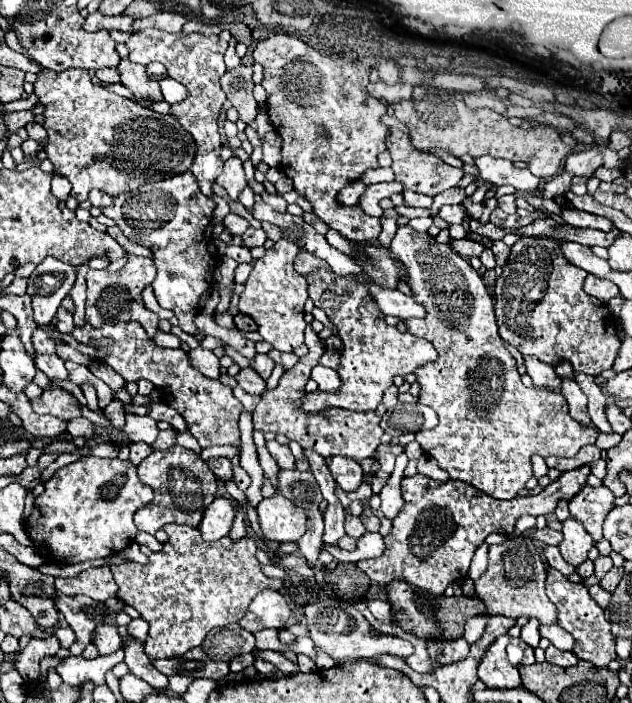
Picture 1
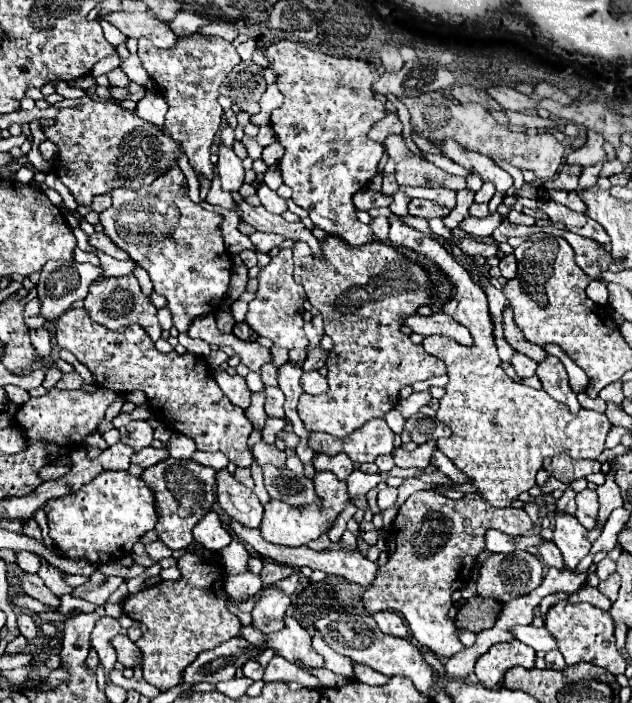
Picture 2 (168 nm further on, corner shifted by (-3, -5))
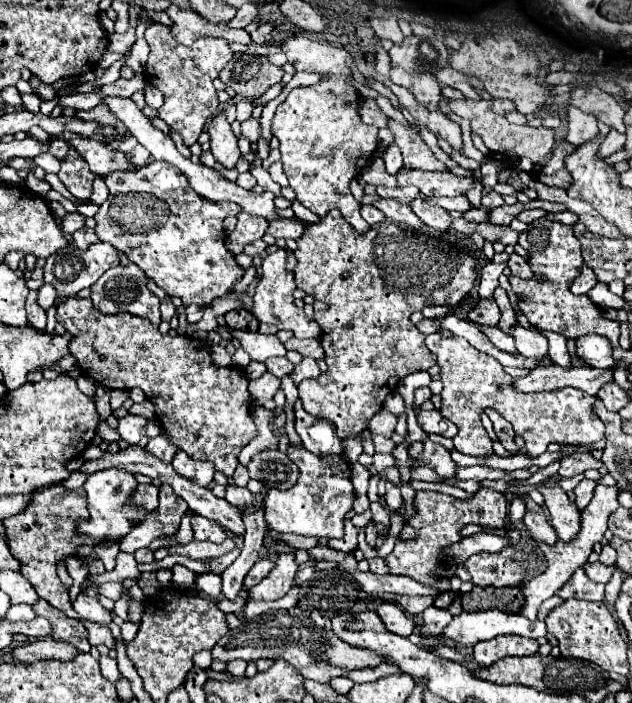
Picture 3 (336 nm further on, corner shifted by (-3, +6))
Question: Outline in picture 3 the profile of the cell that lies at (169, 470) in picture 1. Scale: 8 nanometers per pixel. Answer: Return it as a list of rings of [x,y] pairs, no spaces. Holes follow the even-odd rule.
[[[178,451],[176,457],[172,459],[172,465],[174,465],[176,473],[180,473],[182,477],[188,477],[190,481],[194,481],[202,487],[212,485],[212,475],[214,475],[212,461],[198,461],[198,459],[192,459],[188,453]]]

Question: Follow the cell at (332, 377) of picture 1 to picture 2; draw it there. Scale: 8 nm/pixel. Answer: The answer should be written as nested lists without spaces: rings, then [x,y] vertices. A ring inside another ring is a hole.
[[[304,372],[300,384],[306,394],[322,394],[328,390],[328,382],[320,372]]]

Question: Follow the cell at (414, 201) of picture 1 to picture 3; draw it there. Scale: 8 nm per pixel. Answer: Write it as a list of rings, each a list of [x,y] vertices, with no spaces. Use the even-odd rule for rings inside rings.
[[[458,195],[458,197],[424,197],[424,201],[430,203],[430,205],[438,205],[442,209],[446,209],[446,211],[464,213],[464,211],[470,209],[470,203],[468,203],[468,199],[464,195]]]

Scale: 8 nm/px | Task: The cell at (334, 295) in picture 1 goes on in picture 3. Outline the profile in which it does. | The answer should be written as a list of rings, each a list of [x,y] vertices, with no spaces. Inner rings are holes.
[[[332,209],[320,223],[306,225],[302,237],[296,239],[296,243],[298,249],[294,251],[294,277],[298,289],[306,291],[314,299],[328,303],[328,311],[314,313],[316,323],[320,323],[322,327],[322,347],[326,353],[328,370],[317,379],[304,379],[298,385],[300,399],[304,409],[312,417],[332,421],[336,435],[340,439],[346,439],[346,435],[362,433],[368,427],[368,421],[382,409],[386,395],[396,389],[394,385],[402,377],[416,371],[426,371],[436,365],[436,357],[424,345],[422,333],[410,323],[410,315],[424,307],[426,293],[428,303],[432,303],[430,299],[444,299],[444,305],[456,307],[474,285],[478,261],[474,253],[466,249],[466,243],[458,241],[450,233],[404,231],[394,223],[384,223],[370,229],[368,233],[358,233],[352,225],[344,221],[338,209]]]

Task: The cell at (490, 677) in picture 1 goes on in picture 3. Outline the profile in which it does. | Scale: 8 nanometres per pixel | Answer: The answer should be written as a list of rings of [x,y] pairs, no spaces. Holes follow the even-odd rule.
[[[498,635],[496,639],[478,641],[474,645],[474,661],[480,667],[488,667],[498,659],[504,657],[522,657],[522,655],[534,655],[538,653],[538,643],[520,635]]]

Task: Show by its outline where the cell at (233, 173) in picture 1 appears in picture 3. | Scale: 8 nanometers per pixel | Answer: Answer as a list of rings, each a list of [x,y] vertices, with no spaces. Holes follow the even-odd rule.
[[[218,113],[212,119],[208,133],[212,137],[210,139],[210,147],[212,147],[210,151],[216,157],[216,161],[226,169],[234,169],[236,161],[240,159],[240,151],[238,151],[238,145],[236,145],[236,135],[232,133],[230,123],[226,121],[224,113]]]

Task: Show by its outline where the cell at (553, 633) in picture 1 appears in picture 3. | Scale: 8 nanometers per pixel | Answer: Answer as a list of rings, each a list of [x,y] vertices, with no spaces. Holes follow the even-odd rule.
[[[476,611],[452,617],[450,625],[442,631],[442,635],[454,639],[462,645],[474,645],[476,641],[492,639],[498,635],[522,635],[528,639],[546,637],[546,623],[544,621],[530,621],[520,613],[506,613],[506,611]]]

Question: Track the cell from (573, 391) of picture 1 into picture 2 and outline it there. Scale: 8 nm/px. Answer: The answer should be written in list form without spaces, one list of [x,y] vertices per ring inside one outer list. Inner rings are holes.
[[[546,356],[542,362],[538,362],[536,368],[536,376],[542,382],[542,388],[558,402],[564,402],[570,412],[578,412],[582,406],[578,404],[576,394],[572,392],[570,384],[568,384],[568,374],[564,364],[556,358],[556,356]]]

